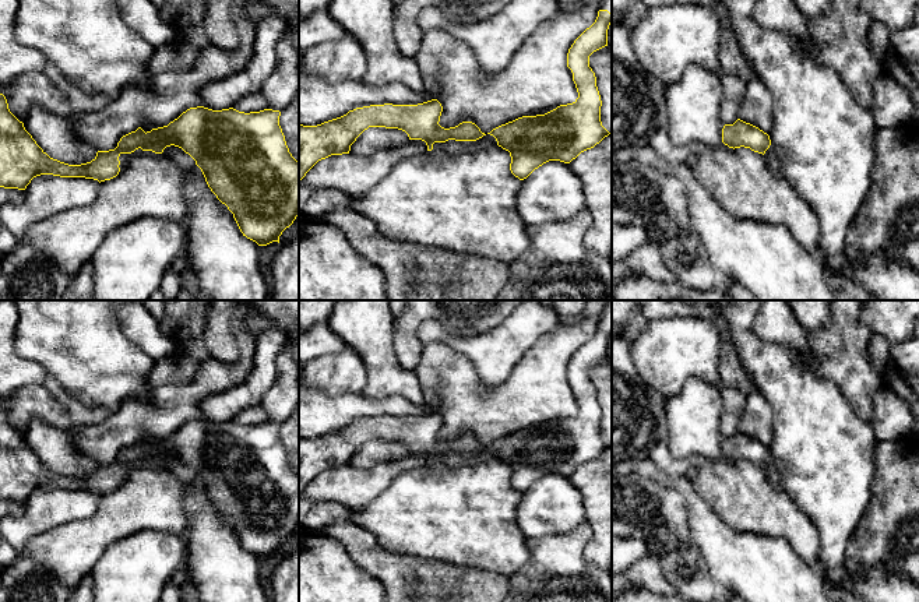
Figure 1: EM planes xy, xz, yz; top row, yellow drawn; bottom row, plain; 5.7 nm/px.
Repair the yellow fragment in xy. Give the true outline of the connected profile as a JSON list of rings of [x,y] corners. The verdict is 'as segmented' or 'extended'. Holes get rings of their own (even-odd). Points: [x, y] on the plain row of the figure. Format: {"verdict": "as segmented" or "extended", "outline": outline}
{"verdict": "as segmented", "outline": [[[0,406],[0,500],[25,503],[41,487],[85,490],[101,496],[119,487],[122,467],[131,467],[138,461],[162,467],[166,460],[175,458],[196,473],[211,504],[233,527],[243,549],[258,559],[279,556],[282,545],[299,528],[299,475],[289,465],[279,429],[281,425],[272,422],[244,426],[233,420],[190,420],[168,439],[147,446],[138,440],[123,448],[115,462],[98,464],[91,475],[68,478],[50,471],[36,457]]]}

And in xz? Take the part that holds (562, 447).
{"verdict": "extended", "outline": [[[612,302],[602,311],[595,335],[567,366],[567,380],[573,386],[578,411],[545,427],[522,429],[487,446],[510,465],[510,483],[520,493],[549,473],[570,476],[610,447],[601,434],[602,413],[589,380],[589,369],[608,359],[610,337]]]}

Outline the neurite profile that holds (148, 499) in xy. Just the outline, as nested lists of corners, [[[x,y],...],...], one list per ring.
[[[133,467],[116,490],[101,494],[91,517],[66,522],[34,536],[27,542],[21,555],[34,556],[64,587],[74,589],[87,575],[92,574],[92,568],[103,552],[122,538],[145,529],[184,536],[189,531],[184,494],[184,482],[169,469]]]

